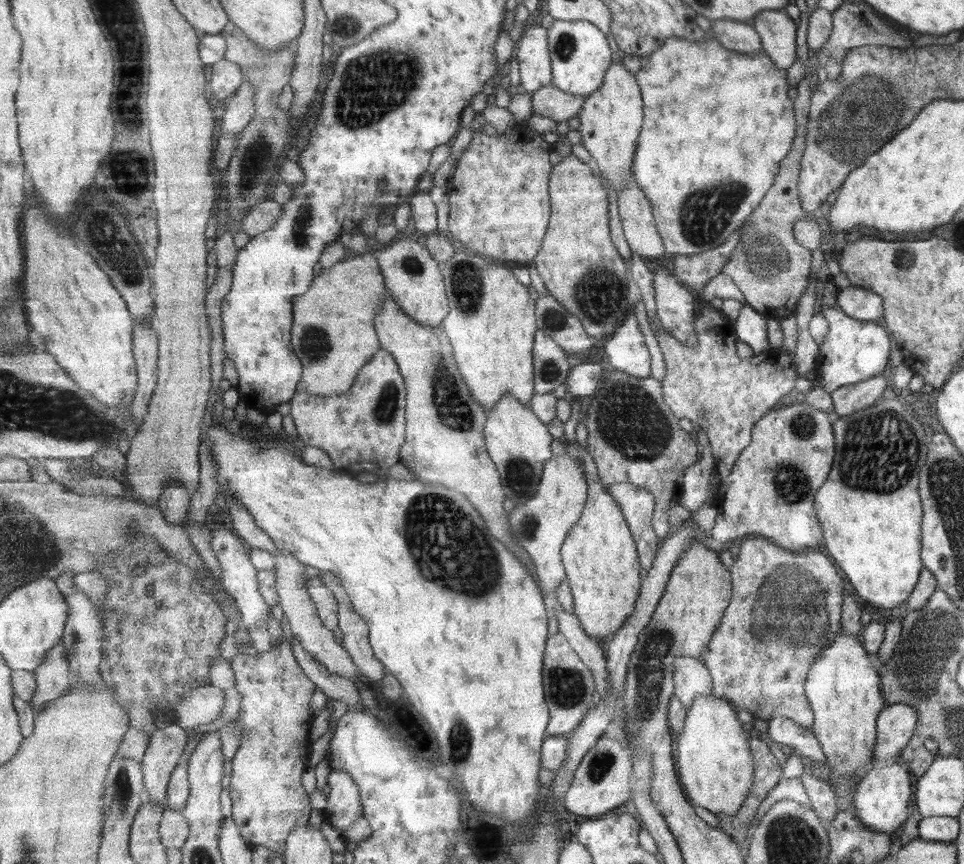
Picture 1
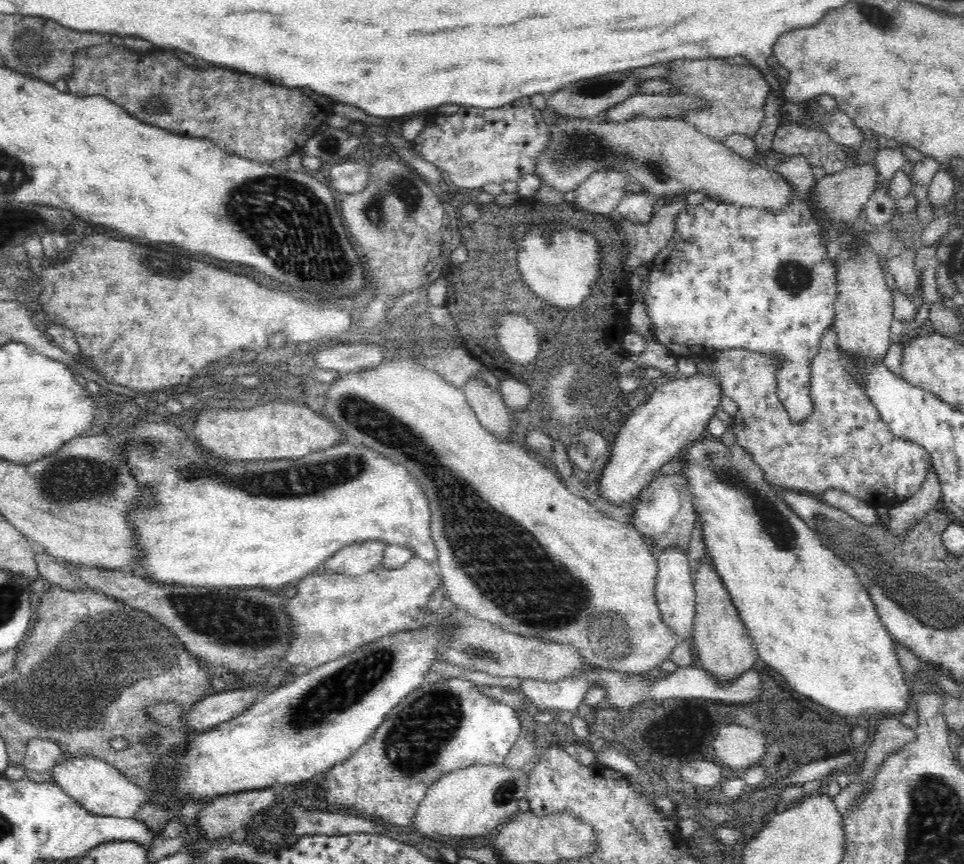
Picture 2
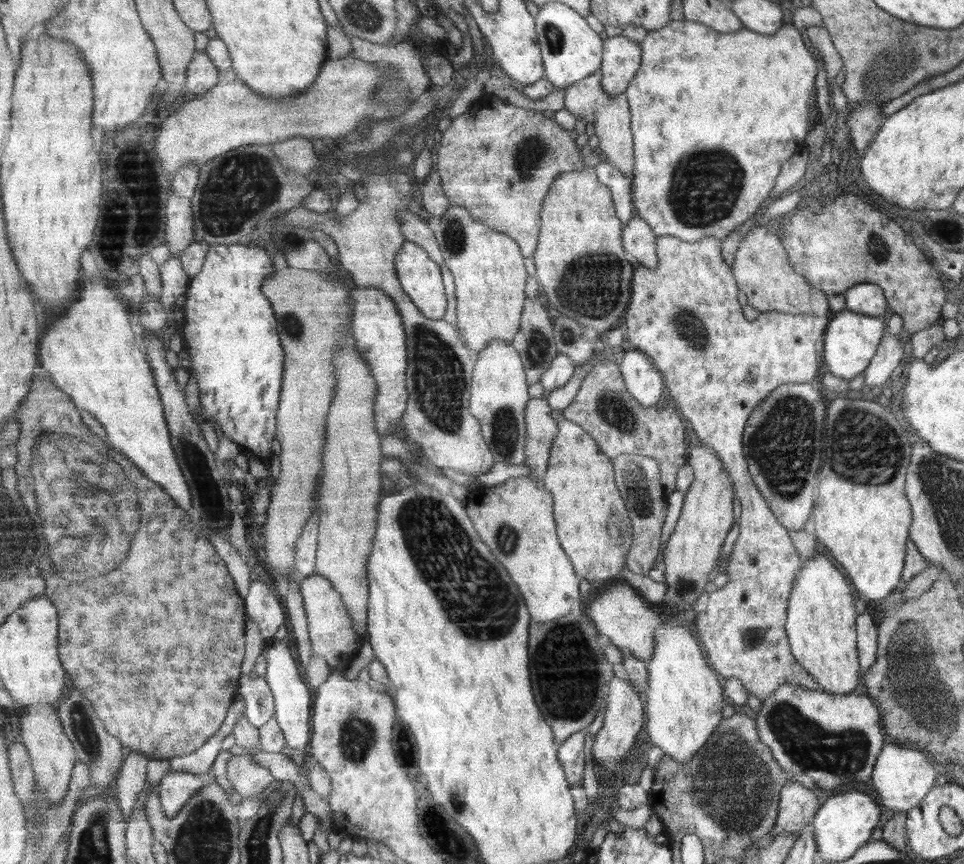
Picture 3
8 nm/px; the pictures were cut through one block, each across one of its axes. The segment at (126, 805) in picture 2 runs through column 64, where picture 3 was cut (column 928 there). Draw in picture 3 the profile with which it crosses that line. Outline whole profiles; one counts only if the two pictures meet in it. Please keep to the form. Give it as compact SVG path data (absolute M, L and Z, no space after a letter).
M898 743L885 744L877 754L871 774L871 786L879 794L881 805L893 812L907 812L917 806L935 782L936 765L924 752L905 748Z

